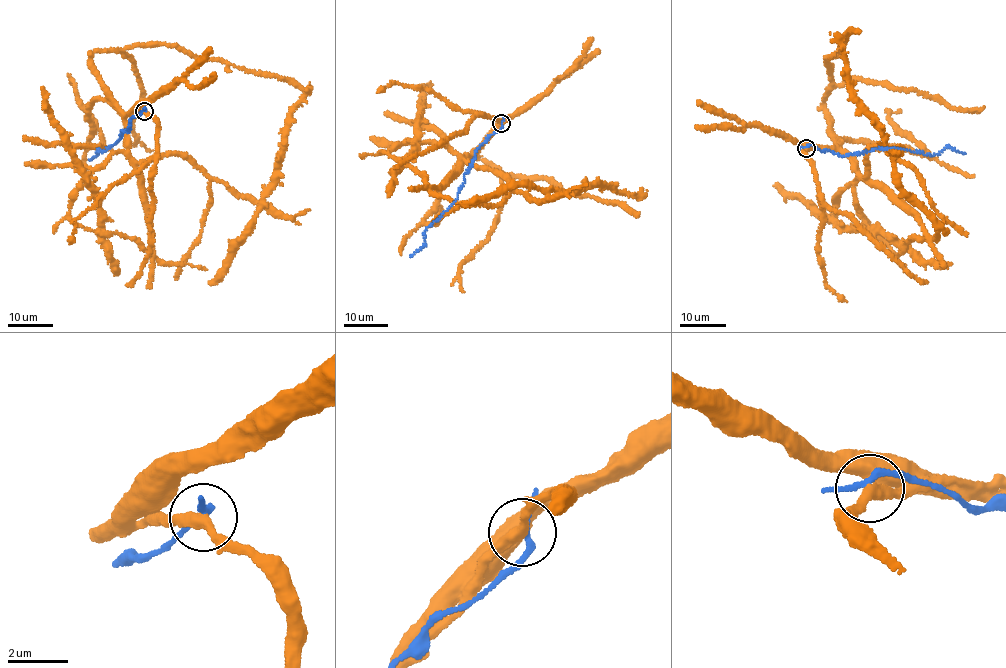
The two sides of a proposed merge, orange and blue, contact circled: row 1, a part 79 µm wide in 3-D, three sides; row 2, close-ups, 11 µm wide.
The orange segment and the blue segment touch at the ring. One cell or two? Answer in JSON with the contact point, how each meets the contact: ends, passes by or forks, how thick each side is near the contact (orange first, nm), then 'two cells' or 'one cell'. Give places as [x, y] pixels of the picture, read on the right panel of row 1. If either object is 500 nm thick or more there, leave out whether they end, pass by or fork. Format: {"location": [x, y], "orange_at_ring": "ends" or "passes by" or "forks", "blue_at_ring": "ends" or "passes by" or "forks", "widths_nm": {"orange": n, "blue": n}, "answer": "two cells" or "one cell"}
{"location": [806, 148], "orange_at_ring": "passes by", "blue_at_ring": "passes by", "widths_nm": {"orange": 320, "blue": 180}, "answer": "two cells"}

